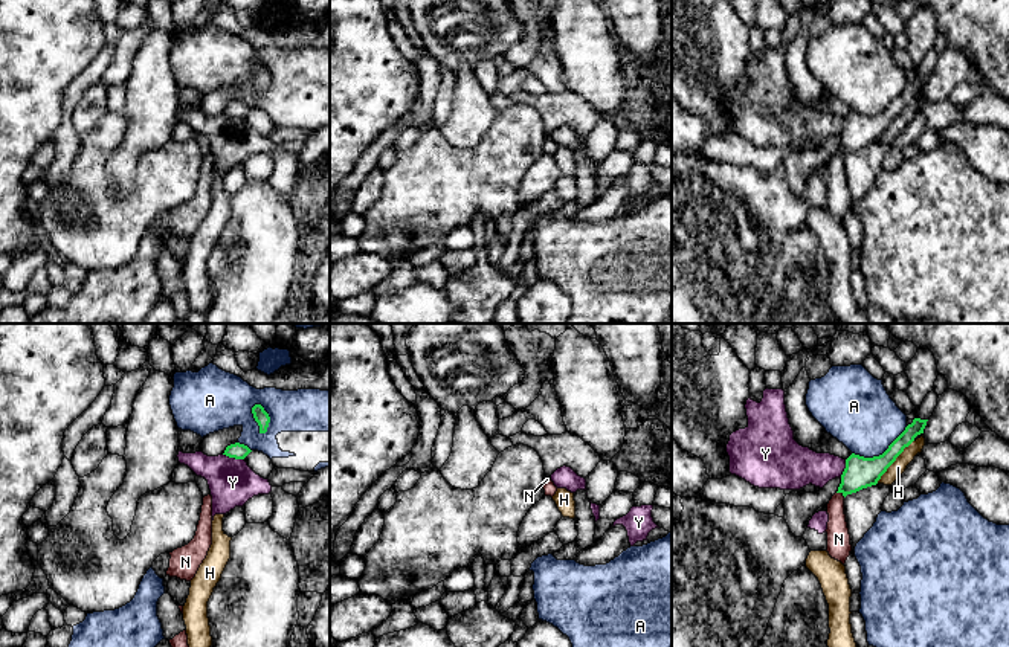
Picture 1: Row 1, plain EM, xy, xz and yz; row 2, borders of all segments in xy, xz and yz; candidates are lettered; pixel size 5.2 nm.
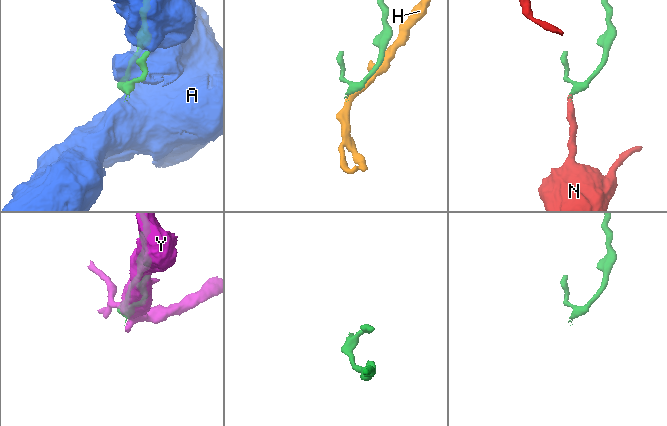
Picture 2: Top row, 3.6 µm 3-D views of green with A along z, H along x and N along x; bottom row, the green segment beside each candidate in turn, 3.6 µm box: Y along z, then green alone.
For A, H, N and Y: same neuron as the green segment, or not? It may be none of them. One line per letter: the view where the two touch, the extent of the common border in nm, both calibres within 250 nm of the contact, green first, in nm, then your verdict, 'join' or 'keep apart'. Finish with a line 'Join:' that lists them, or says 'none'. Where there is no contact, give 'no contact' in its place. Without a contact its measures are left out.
A: xy | 180 nm | 80/320 nm | keep apart
H: yz | 300 nm | 170/80 nm | keep apart
N: yz | 50 nm | 170/130 nm | join
Y: xy | 120 nm | 90/240 nm | keep apart
Join: N

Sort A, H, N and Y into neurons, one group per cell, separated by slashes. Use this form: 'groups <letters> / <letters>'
groups A / H / N / Y

